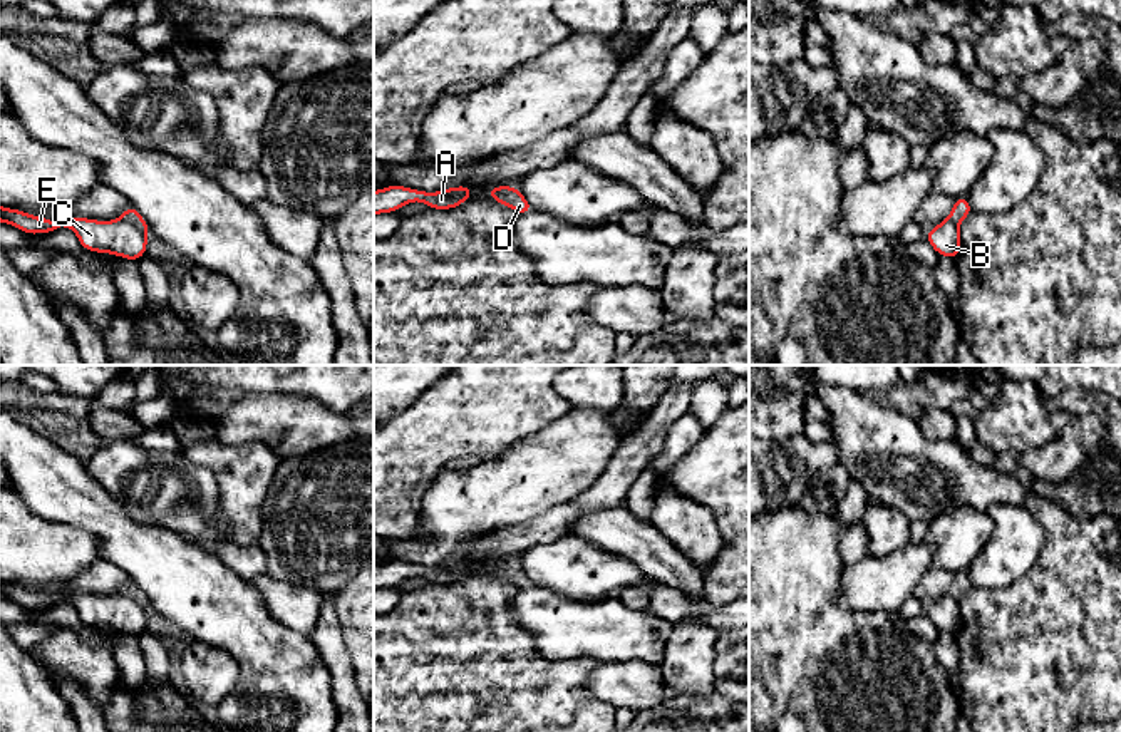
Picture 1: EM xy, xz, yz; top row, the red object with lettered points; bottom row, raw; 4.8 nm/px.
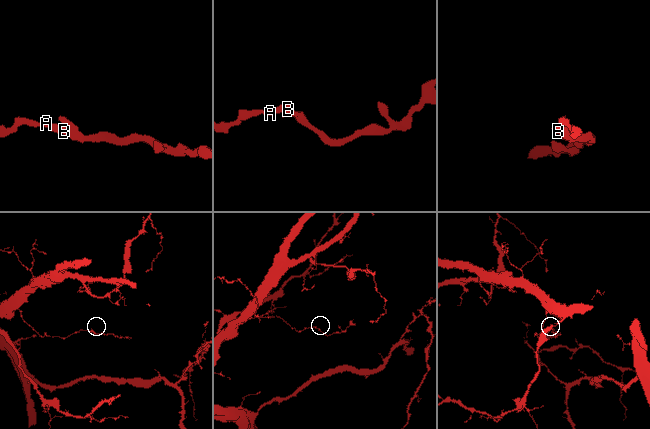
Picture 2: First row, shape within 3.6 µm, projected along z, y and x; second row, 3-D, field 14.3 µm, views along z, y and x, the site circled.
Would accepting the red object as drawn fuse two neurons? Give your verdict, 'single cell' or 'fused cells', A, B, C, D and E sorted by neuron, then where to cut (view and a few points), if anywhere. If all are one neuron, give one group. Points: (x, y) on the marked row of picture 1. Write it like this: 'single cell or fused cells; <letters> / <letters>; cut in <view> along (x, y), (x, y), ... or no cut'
fused cells; A B C E / D; cut in xy along (119, 218), (134, 223), (146, 235)

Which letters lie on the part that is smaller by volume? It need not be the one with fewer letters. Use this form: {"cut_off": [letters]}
{"cut_off": ["D"]}

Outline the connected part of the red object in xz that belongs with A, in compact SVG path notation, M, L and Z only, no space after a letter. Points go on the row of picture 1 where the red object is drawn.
M392 184L385 189L374 191L374 214L399 211L412 201L426 203L431 209L452 209L471 199L473 188L457 186L437 193L426 193Z

